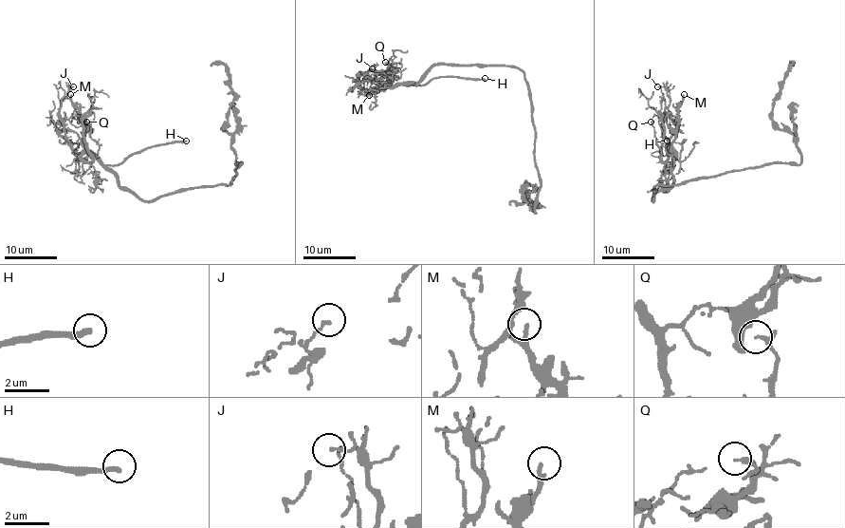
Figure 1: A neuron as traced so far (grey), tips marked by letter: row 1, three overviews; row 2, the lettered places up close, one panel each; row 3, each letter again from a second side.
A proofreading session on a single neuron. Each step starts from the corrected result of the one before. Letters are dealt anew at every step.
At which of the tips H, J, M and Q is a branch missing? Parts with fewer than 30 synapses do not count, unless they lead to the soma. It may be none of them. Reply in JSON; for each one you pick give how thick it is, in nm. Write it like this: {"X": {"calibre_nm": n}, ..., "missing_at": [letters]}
{"H": {"calibre_nm": 240}, "missing_at": ["H"]}

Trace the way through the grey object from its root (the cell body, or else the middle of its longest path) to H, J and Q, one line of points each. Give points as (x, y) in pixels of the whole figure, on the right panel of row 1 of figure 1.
H: (662, 185), (653, 189), (653, 201), (657, 192), (666, 190), (672, 184), (673, 159), (666, 151), (667, 141)
J: (662, 185), (653, 189), (653, 201), (657, 192), (672, 184), (673, 160), (663, 135), (670, 99), (657, 86)
Q: (662, 185), (653, 189), (653, 201), (657, 192), (672, 184), (673, 155), (664, 161), (651, 122)

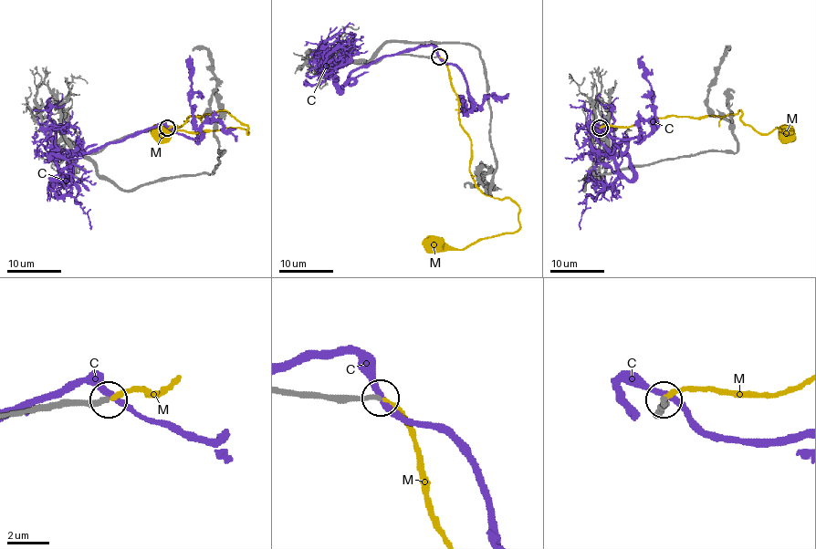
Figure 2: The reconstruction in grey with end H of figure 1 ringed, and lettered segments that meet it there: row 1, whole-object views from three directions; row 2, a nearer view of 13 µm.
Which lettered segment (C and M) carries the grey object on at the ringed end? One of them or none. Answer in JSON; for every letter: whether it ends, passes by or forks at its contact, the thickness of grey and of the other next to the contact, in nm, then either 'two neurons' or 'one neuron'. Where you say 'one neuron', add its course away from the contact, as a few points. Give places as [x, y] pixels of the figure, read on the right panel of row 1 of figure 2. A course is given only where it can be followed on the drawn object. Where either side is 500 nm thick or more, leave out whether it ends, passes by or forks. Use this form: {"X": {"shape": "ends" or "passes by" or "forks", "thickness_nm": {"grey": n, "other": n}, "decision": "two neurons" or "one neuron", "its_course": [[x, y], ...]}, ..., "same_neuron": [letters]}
{"C": {"shape": "passes by", "thickness_nm": {"grey": 260, "other": 280}, "decision": "two neurons"}, "M": {"shape": "ends", "thickness_nm": {"grey": 240, "other": 220}, "decision": "one neuron", "its_course": [[600, 128], [741, 111], [743, 121], [760, 133], [769, 133], [775, 128], [791, 130], [788, 135]]}, "same_neuron": ["M"]}

